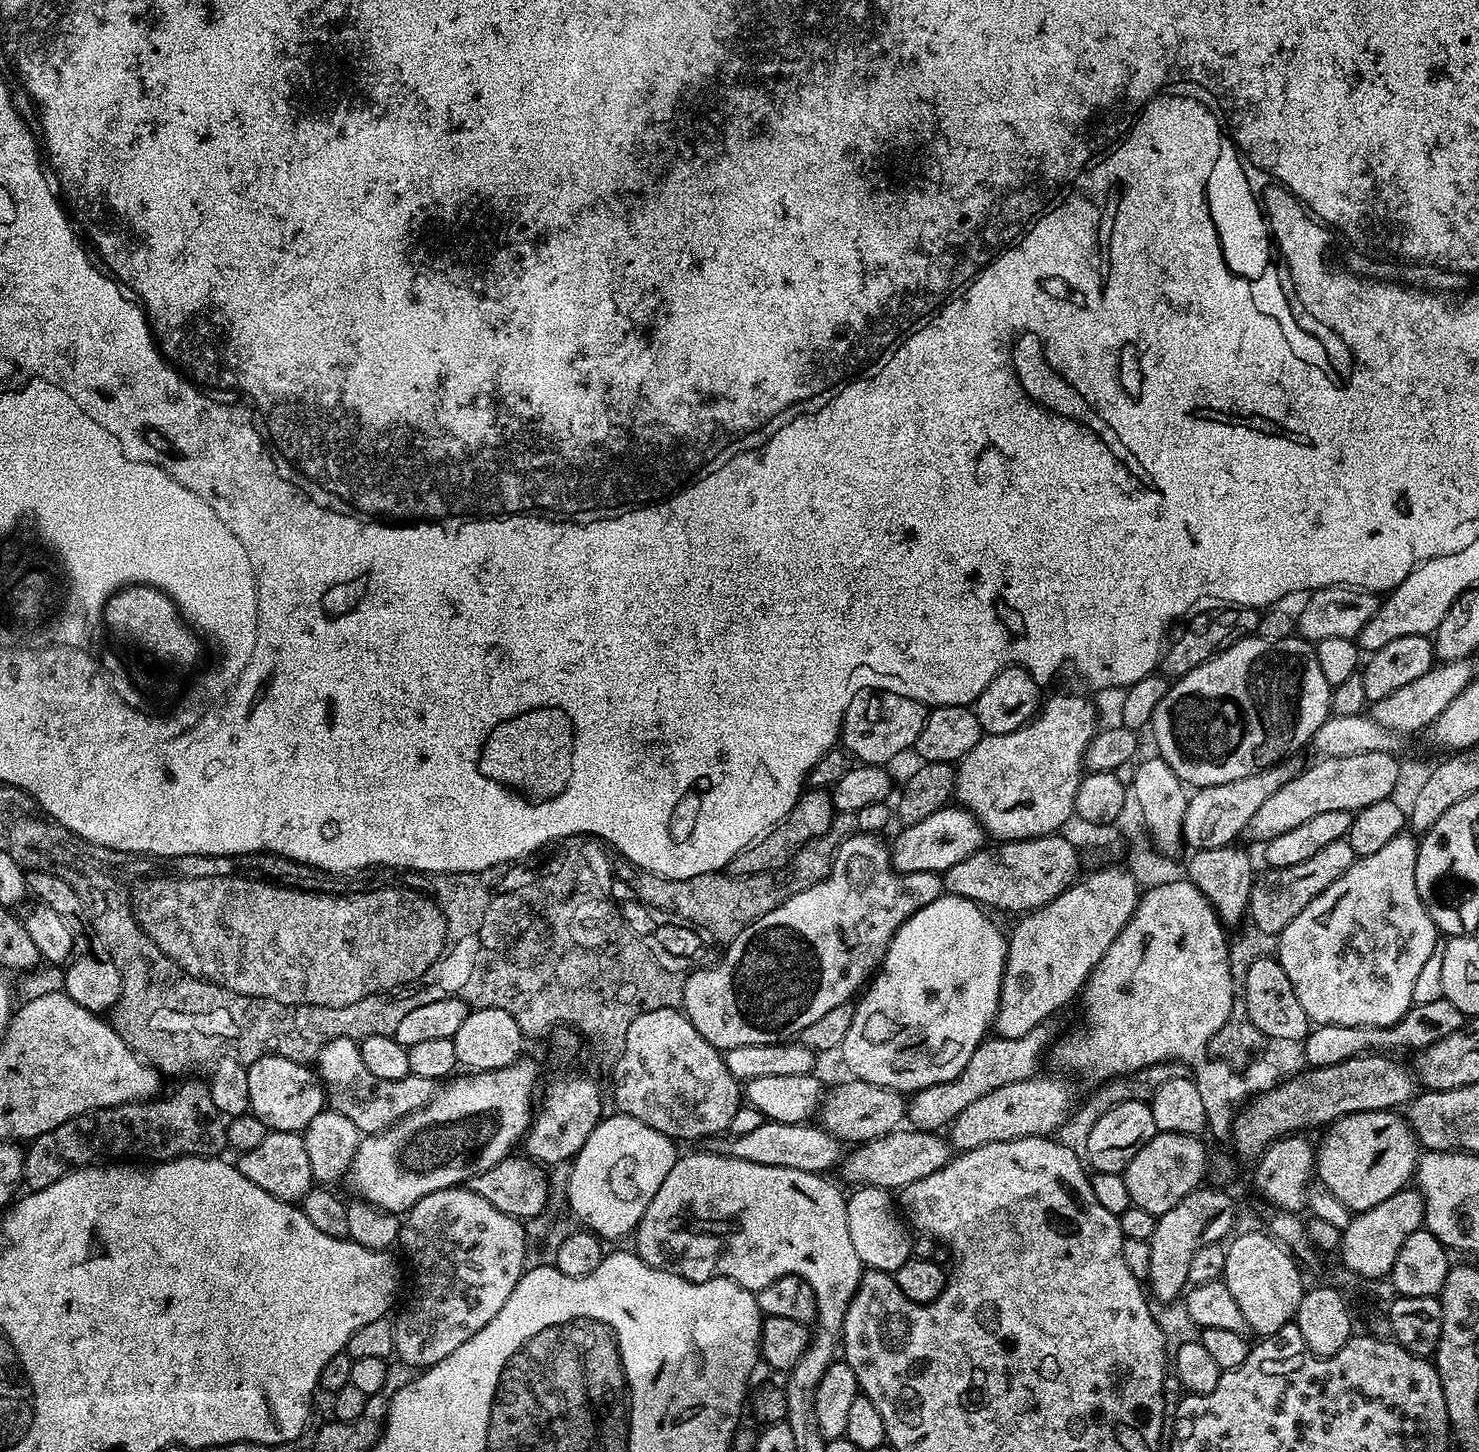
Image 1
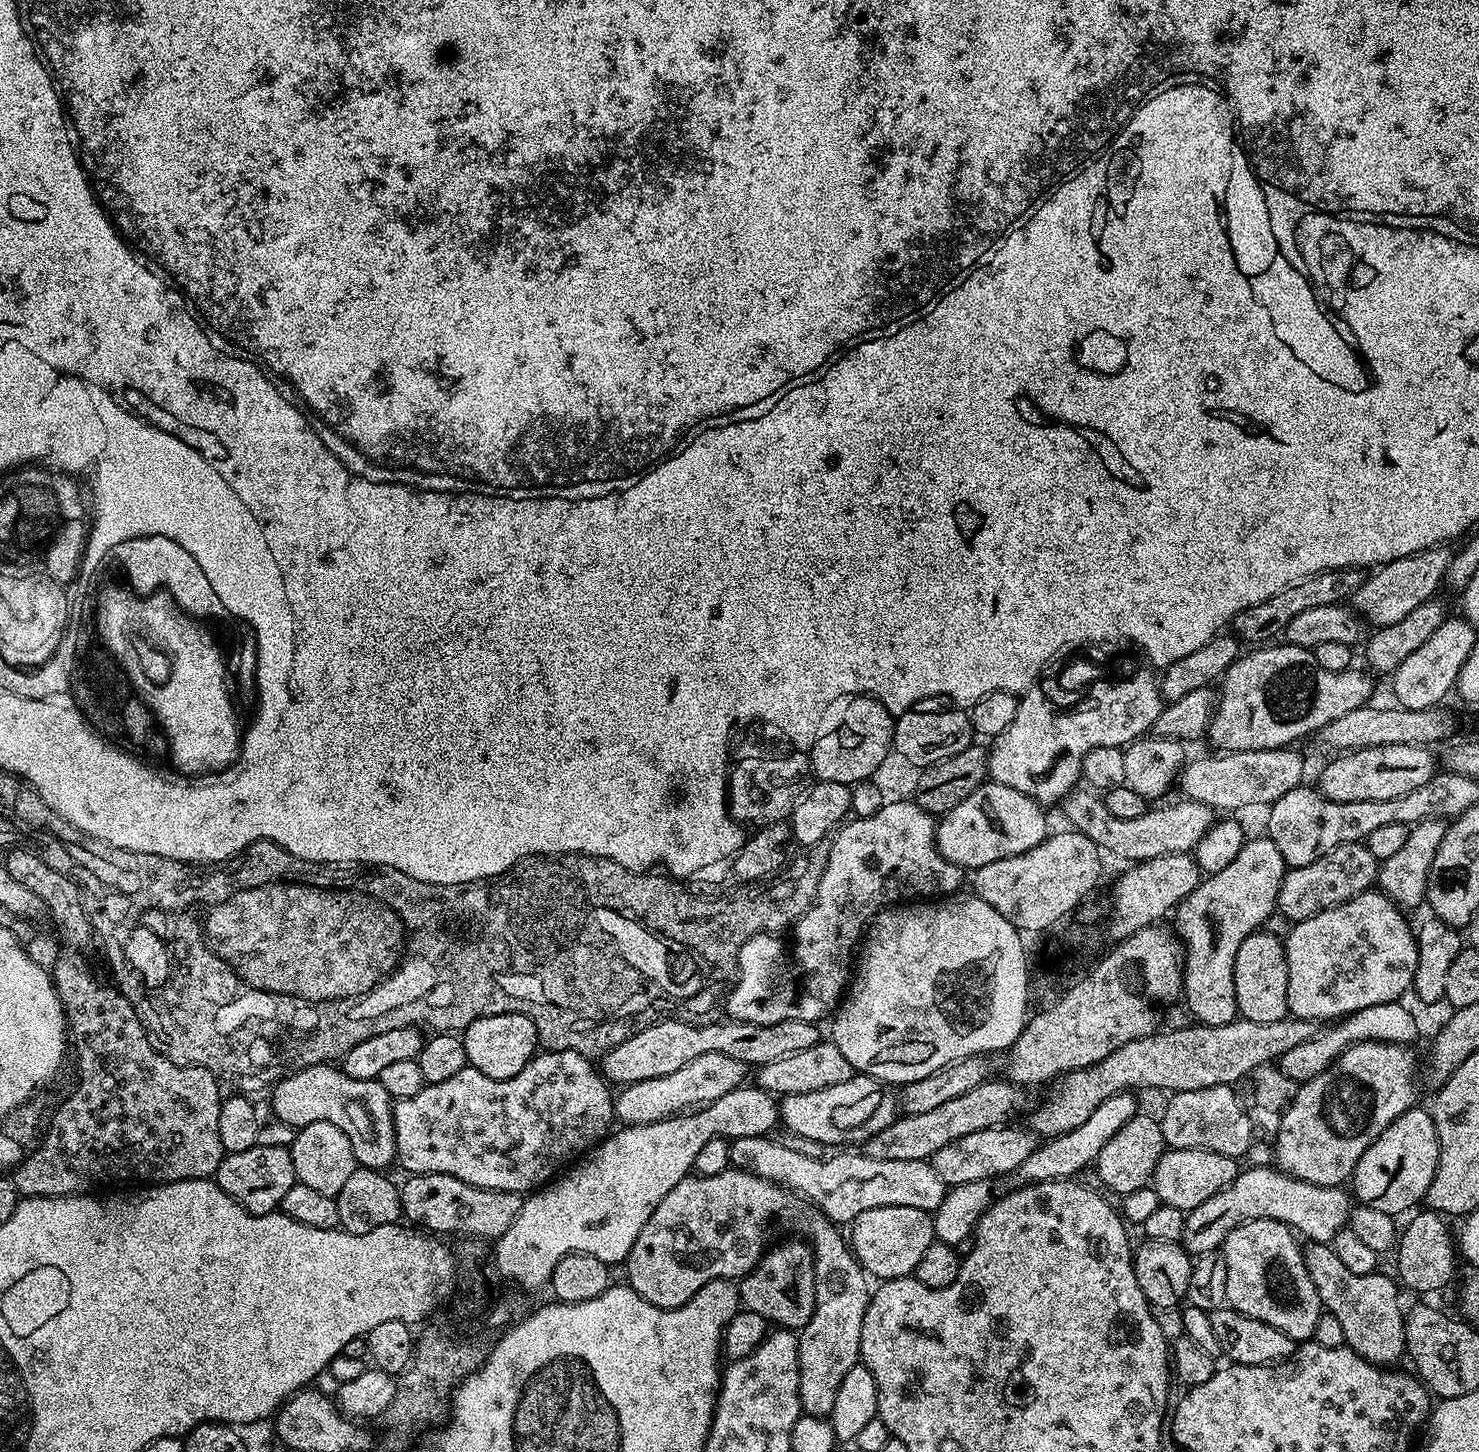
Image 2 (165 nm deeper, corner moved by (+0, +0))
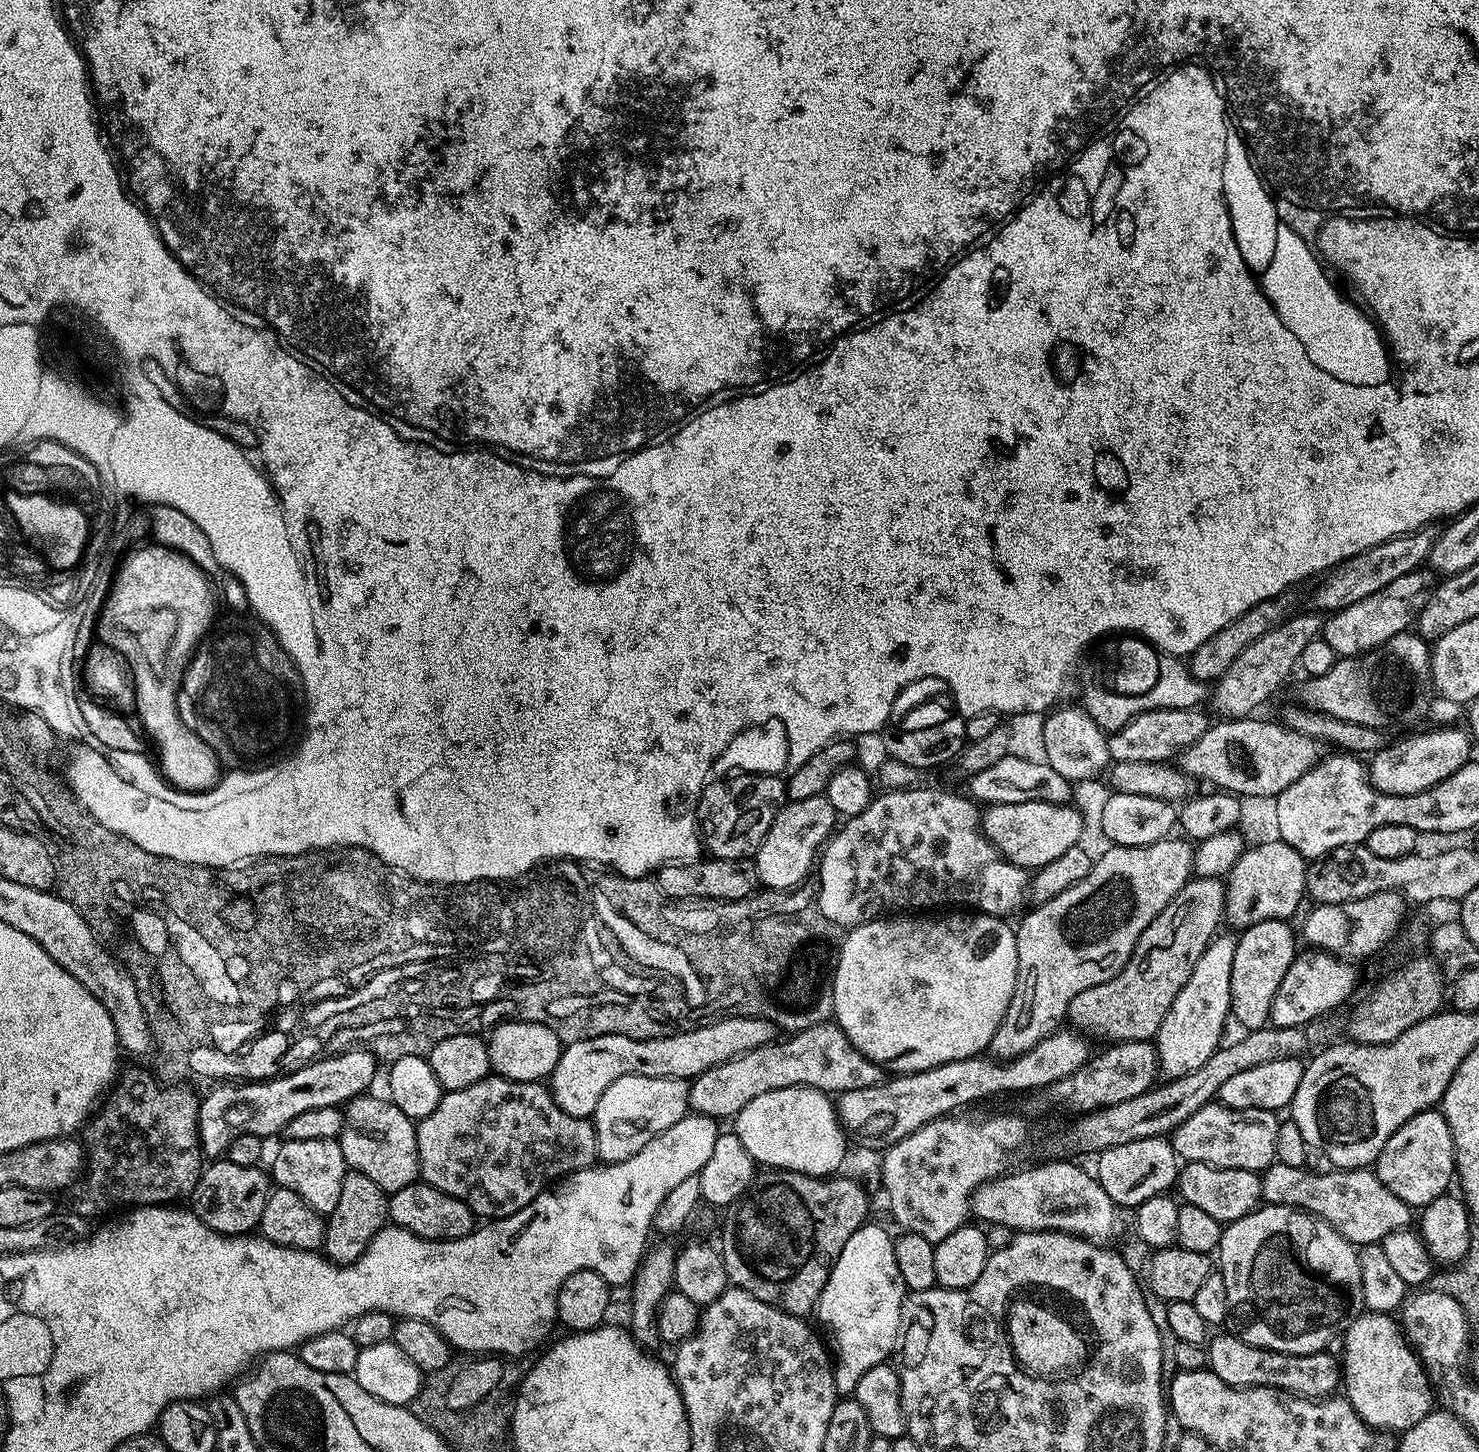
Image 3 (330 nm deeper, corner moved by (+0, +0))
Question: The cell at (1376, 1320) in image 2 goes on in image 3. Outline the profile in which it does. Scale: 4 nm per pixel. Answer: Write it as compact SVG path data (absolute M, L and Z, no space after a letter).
M1365 1311L1343 1333L1344 1346L1340 1353L1342 1390L1358 1415L1377 1431L1401 1433L1412 1429L1436 1406L1436 1395L1424 1366L1404 1335L1395 1315Z

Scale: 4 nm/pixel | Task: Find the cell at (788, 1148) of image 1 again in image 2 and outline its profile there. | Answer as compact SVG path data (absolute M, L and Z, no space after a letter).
M993 1078L974 1086L974 1090L966 1090L966 1094L954 1098L951 1102L945 1102L942 1106L930 1110L926 1114L900 1114L894 1123L886 1126L878 1134L874 1134L862 1145L864 1155L870 1158L878 1158L882 1162L914 1162L915 1160L931 1161L932 1155L942 1146L947 1146L949 1142L955 1142L957 1138L962 1138L966 1134L978 1134L978 1130L987 1128L998 1128L1009 1123L1011 1116L1016 1116L1024 1108L1025 1089L1021 1085L1012 1083L1007 1078Z

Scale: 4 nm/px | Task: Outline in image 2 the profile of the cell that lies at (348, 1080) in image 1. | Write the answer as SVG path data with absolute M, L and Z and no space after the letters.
M544 1050L533 1056L532 1061L526 1066L522 1066L522 1070L518 1070L518 1074L514 1074L514 1078L506 1078L505 1080L486 1078L486 1074L482 1074L482 1070L469 1066L458 1070L458 1074L454 1074L454 1078L446 1078L446 1082L425 1084L422 1090L418 1090L418 1094L414 1094L405 1100L396 1100L393 1103L392 1118L396 1127L396 1160L398 1164L401 1164L406 1170L405 1173L408 1174L417 1172L450 1174L470 1186L478 1186L486 1190L498 1190L499 1192L528 1194L541 1186L547 1185L557 1173L567 1169L573 1161L583 1157L593 1145L605 1139L613 1127L614 1096L613 1093L608 1093L609 1085L598 1071L597 1065L595 1068L592 1064L595 1063L589 1057L574 1050L560 1050L558 1052Z

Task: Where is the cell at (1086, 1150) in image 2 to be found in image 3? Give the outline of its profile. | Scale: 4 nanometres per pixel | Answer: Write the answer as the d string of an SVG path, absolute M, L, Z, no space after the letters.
M1217 934L1208 943L1202 958L1198 958L1198 966L1194 966L1194 974L1190 974L1186 986L1178 990L1178 998L1174 998L1174 1006L1170 1006L1154 1038L1160 1070L1167 1079L1173 1080L1190 1074L1190 1070L1198 1070L1198 1066L1214 1055L1225 1039L1224 1023L1229 1023L1232 1010L1230 982L1237 937L1224 935Z

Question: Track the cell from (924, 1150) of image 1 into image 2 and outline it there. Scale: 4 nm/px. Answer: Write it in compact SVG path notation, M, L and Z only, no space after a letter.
M1001 1126L998 1128L987 1128L978 1130L978 1134L966 1134L962 1138L957 1138L955 1142L949 1142L947 1146L942 1146L932 1155L930 1161L932 1169L942 1178L945 1186L955 1186L966 1182L978 1182L986 1180L995 1181L995 1176L1011 1177L1034 1154L1038 1147L1038 1137L1035 1132L1024 1128L1012 1128L1013 1126Z

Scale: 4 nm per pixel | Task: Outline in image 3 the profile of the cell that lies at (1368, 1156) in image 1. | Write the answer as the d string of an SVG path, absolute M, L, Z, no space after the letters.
M1429 1110L1414 1114L1382 1146L1374 1165L1376 1177L1390 1190L1398 1194L1414 1210L1434 1202L1434 1198L1445 1195L1453 1187L1456 1175L1456 1147L1452 1141L1452 1131L1443 1111Z

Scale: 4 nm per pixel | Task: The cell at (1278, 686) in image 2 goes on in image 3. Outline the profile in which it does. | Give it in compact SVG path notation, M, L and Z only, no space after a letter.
M1415 631L1400 632L1394 638L1390 638L1380 648L1375 648L1372 652L1363 652L1360 656L1346 656L1337 659L1334 670L1330 670L1321 676L1314 676L1303 681L1304 689L1301 690L1300 696L1305 705L1309 708L1315 708L1318 712L1325 712L1339 720L1346 722L1354 722L1362 726L1370 726L1371 728L1383 728L1385 730L1393 730L1392 728L1400 728L1403 724L1416 724L1428 712L1428 692L1430 696L1430 685L1432 682L1432 654L1430 651L1429 641L1423 640Z

